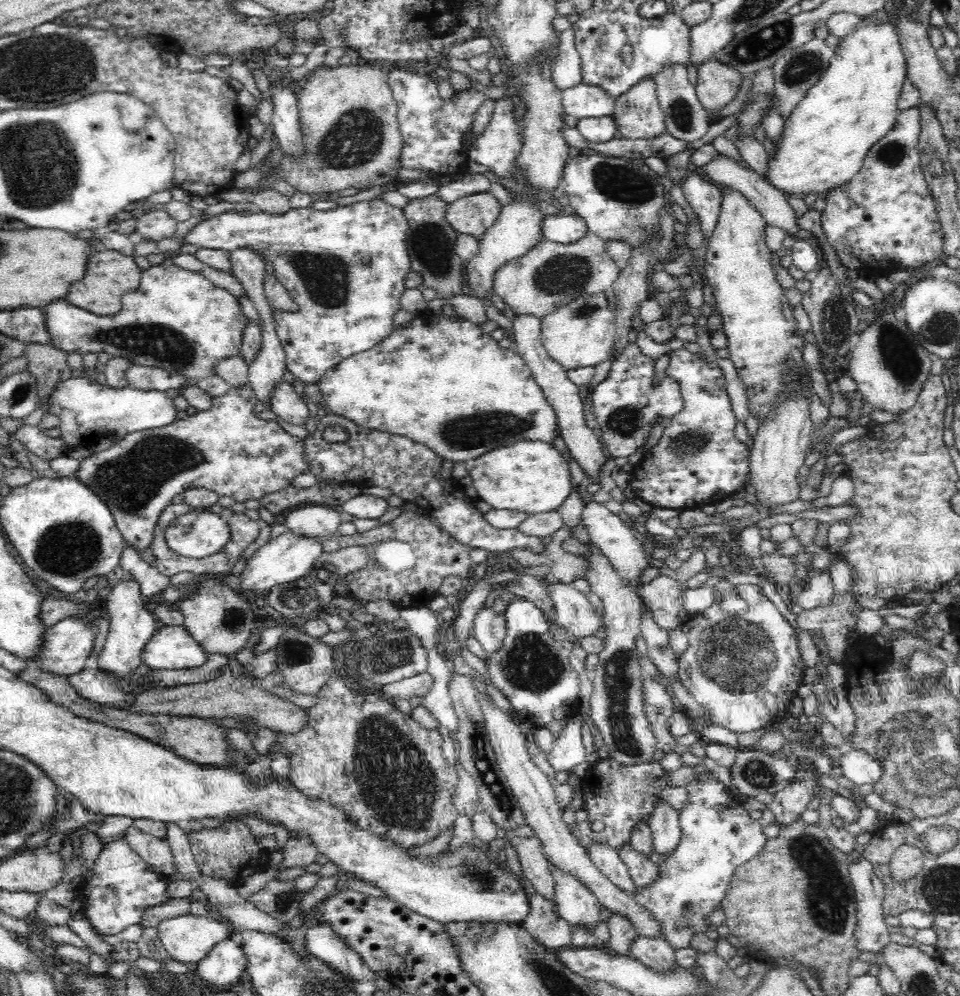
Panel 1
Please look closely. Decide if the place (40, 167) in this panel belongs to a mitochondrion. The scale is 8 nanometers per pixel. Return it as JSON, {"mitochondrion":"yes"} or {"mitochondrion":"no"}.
{"mitochondrion":"yes"}

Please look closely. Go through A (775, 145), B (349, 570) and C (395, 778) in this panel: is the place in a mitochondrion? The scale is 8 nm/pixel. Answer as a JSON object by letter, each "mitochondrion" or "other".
{"A":"other","B":"other","C":"mitochondrion"}

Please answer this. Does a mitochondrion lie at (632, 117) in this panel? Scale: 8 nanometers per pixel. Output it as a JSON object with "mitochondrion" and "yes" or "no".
{"mitochondrion":"no"}

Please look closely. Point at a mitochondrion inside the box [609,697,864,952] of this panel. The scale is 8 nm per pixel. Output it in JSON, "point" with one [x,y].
{"point":[829,893]}

